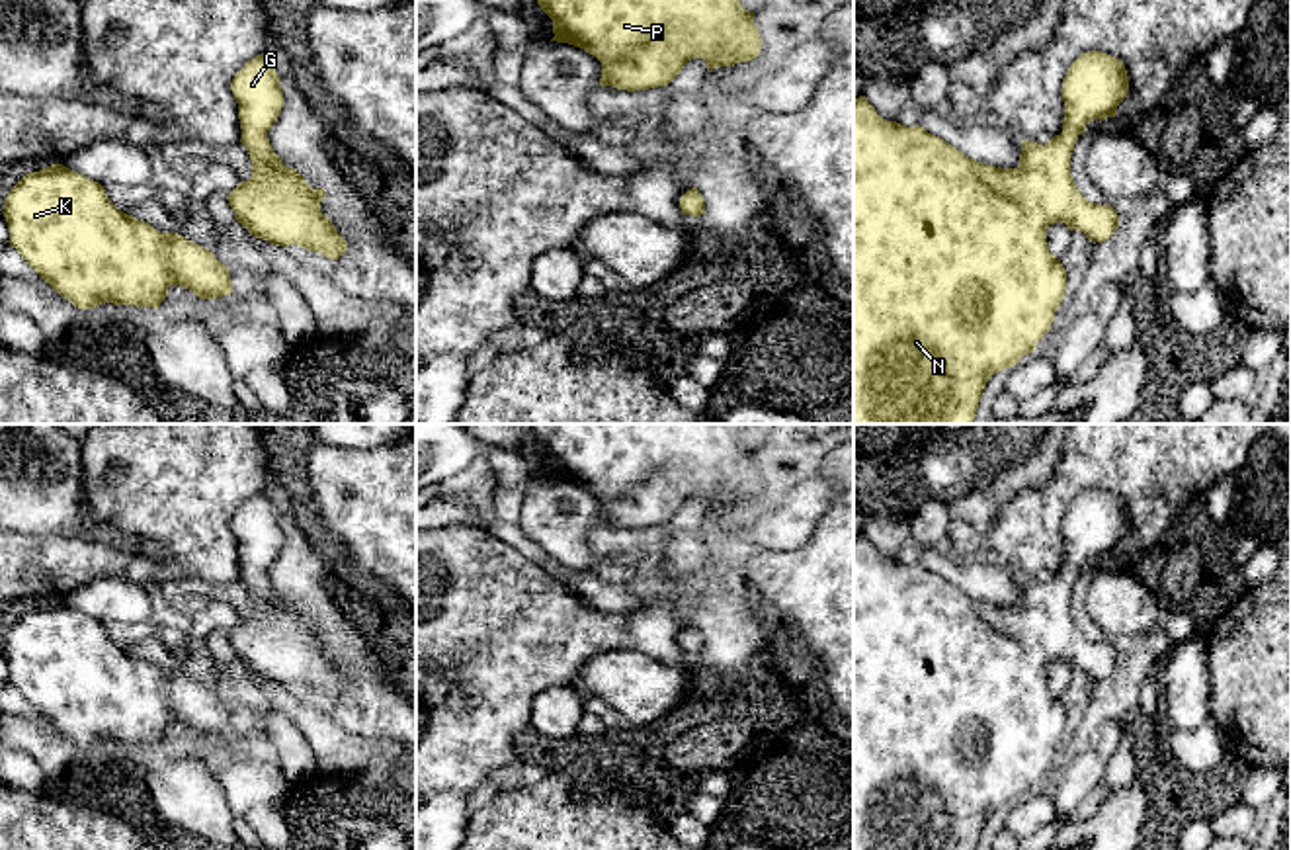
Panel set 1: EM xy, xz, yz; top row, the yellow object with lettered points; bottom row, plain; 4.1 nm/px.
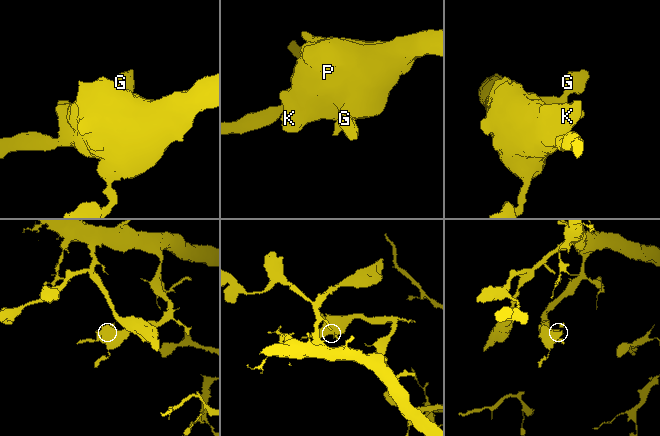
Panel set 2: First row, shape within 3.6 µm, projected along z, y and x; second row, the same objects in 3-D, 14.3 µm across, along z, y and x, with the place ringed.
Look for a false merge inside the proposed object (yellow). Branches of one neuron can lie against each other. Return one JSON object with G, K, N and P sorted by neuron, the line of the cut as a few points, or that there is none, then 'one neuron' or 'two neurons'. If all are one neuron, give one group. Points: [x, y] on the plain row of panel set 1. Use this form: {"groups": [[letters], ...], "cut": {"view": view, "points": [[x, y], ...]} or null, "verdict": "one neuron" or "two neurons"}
{"groups": [["G", "K", "N", "P"]], "cut": null, "verdict": "one neuron"}

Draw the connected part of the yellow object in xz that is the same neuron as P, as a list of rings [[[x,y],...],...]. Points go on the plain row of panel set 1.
[[[529,424],[541,447],[553,457],[551,479],[584,487],[602,500],[600,524],[650,528],[668,524],[691,496],[703,496],[707,508],[734,504],[760,492],[762,475],[754,449],[740,444],[740,424]]]

